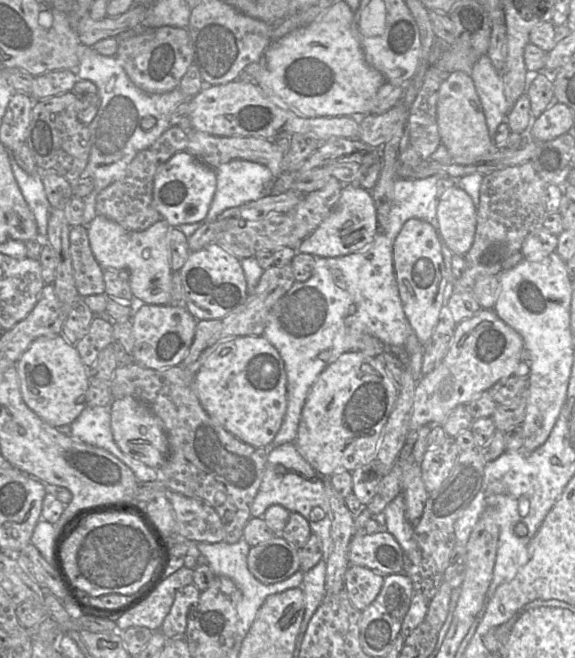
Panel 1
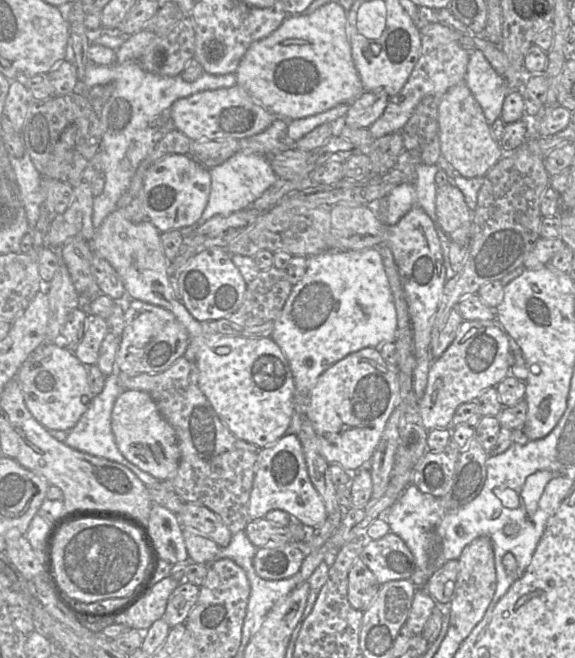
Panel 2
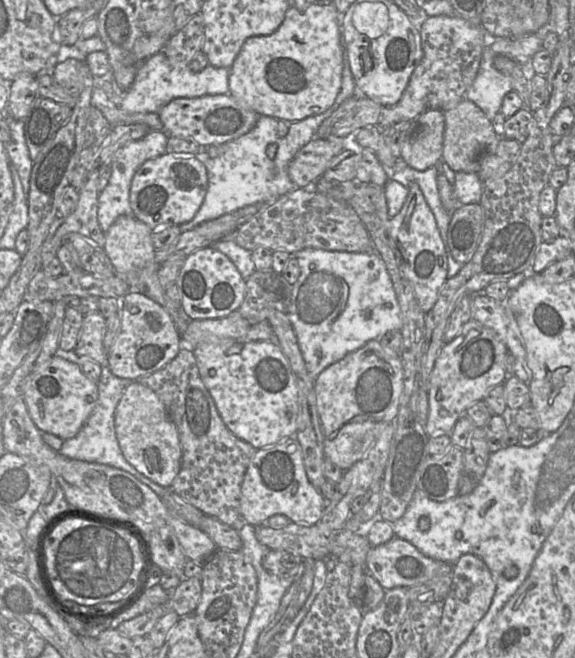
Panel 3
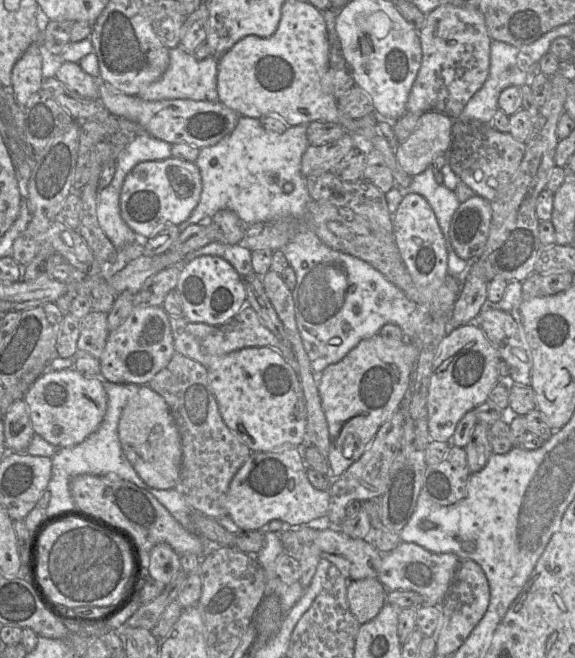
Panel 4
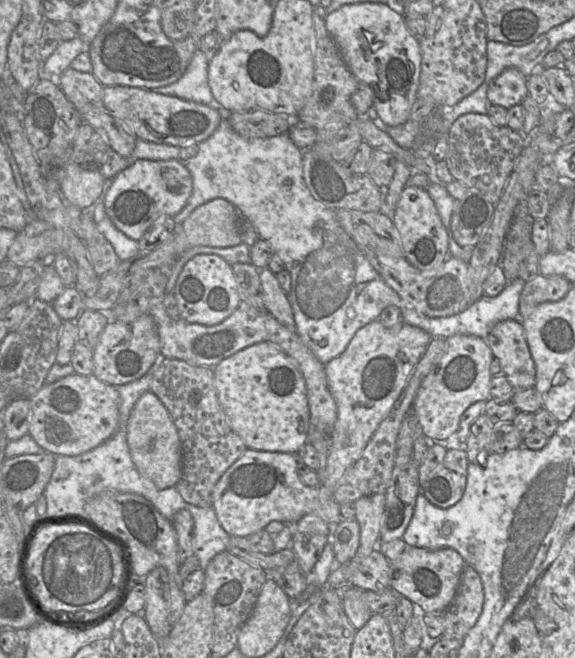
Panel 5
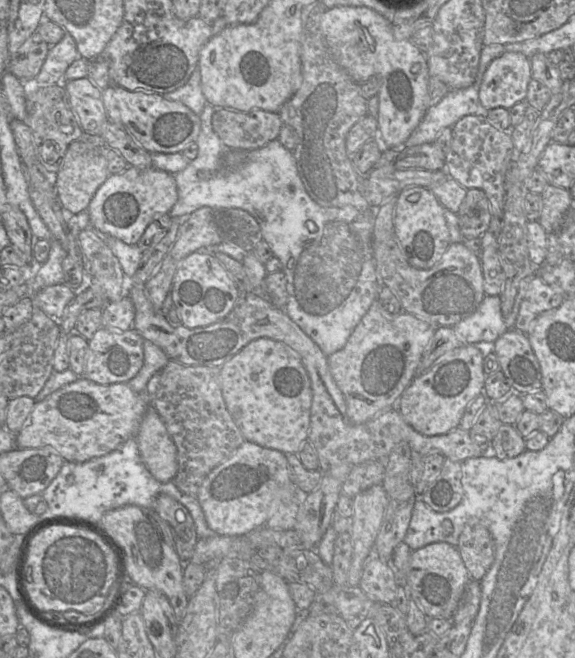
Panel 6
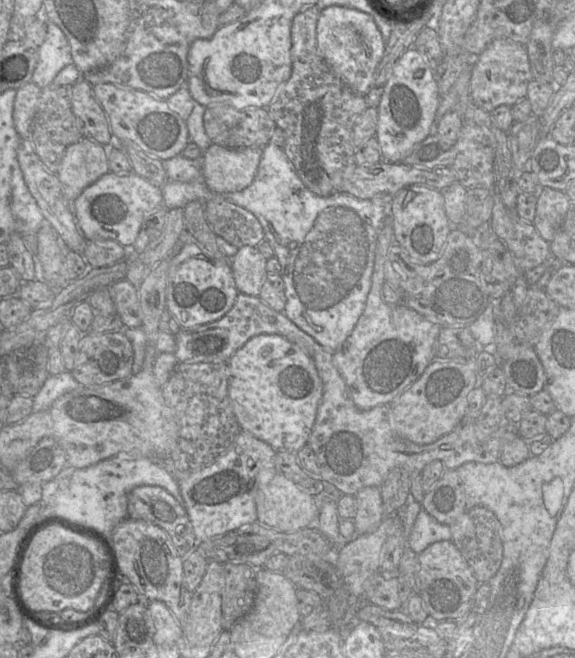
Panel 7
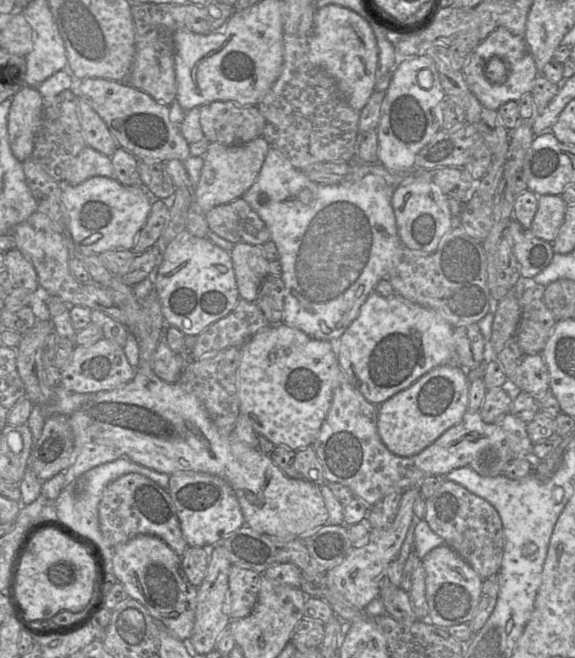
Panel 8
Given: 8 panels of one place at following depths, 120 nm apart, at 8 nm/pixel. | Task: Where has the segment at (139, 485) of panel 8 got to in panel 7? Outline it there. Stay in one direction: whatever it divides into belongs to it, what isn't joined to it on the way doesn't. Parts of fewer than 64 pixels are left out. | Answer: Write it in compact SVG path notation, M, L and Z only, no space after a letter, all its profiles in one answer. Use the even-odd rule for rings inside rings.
M142 485L133 488L128 494L127 518L145 520L162 528L181 558L197 547L198 542L184 506L160 486Z

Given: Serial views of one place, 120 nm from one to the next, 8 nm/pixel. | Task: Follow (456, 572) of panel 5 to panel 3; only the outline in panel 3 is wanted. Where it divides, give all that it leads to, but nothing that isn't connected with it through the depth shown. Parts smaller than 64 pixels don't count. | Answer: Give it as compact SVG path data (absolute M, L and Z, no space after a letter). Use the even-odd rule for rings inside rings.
M394 537L390 541L372 546L367 554L365 567L384 590L395 587L409 588L452 575L453 564L425 556L410 542Z

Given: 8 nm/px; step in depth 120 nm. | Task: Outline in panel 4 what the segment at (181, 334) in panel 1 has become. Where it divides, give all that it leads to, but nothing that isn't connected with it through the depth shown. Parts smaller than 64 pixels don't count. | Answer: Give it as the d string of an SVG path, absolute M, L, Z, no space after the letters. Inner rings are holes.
M134 305L123 323L108 335L99 358L101 380L116 384L148 385L175 353L168 315L162 306Z

